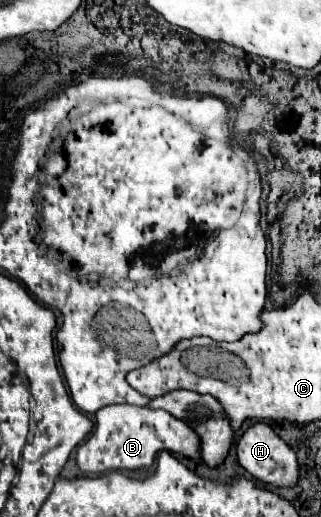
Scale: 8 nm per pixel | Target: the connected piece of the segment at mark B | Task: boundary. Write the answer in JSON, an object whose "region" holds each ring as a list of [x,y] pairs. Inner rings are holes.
{"region":[[[110,404],[96,412],[96,428],[92,436],[78,448],[76,462],[82,472],[110,472],[118,468],[138,470],[150,466],[160,450],[190,456],[200,460],[198,436],[182,420],[176,420],[164,410],[150,410],[126,404]]]}

